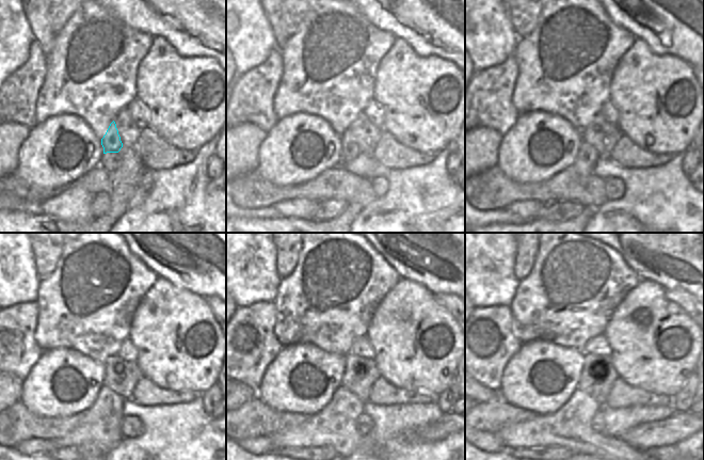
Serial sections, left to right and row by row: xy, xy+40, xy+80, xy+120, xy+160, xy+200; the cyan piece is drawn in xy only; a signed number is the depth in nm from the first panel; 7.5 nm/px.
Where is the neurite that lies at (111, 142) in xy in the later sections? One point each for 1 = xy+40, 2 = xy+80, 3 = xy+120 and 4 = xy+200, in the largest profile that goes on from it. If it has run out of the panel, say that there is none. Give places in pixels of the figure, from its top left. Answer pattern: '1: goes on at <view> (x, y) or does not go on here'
1: goes on at xy+40 (349, 149)
2: goes on at xy+80 (587, 155)
3: goes on at xy+120 (107, 410)
4: goes on at xy+200 (571, 427)

